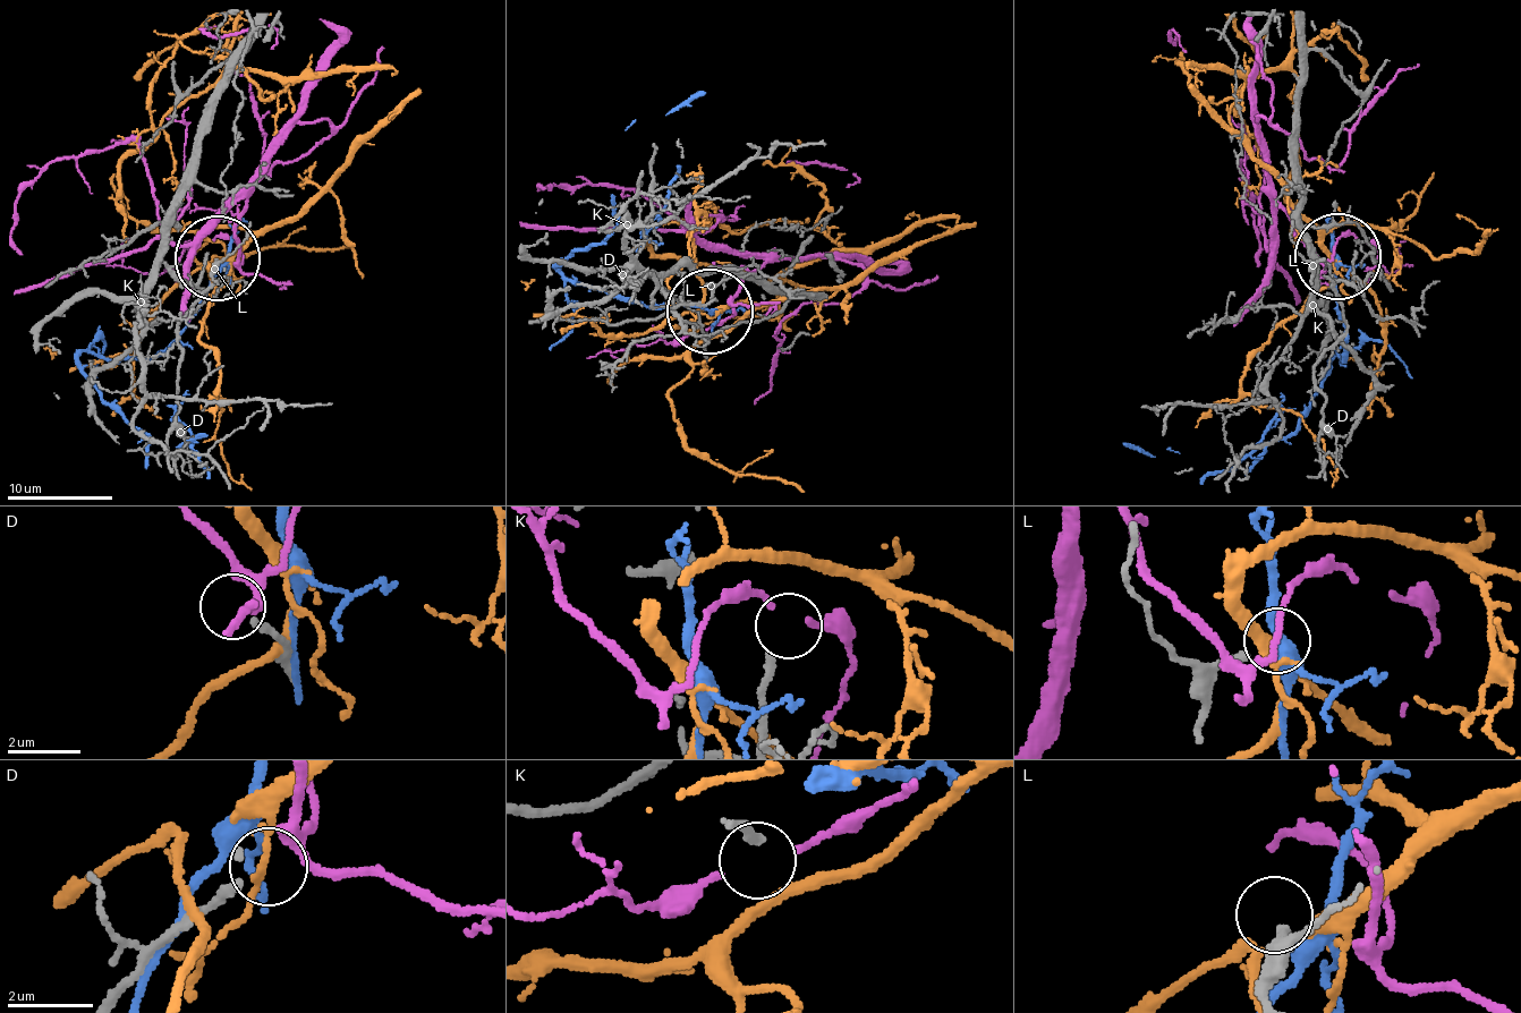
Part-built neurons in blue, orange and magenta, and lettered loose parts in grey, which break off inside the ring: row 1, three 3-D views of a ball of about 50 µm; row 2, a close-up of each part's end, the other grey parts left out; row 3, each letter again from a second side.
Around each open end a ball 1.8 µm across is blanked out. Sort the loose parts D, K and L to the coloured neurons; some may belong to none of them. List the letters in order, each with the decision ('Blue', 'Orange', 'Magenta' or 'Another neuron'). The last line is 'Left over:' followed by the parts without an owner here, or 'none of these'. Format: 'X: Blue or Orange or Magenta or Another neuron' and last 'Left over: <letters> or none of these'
D: Magenta
K: Another neuron
L: Another neuron
Left over: K, L

